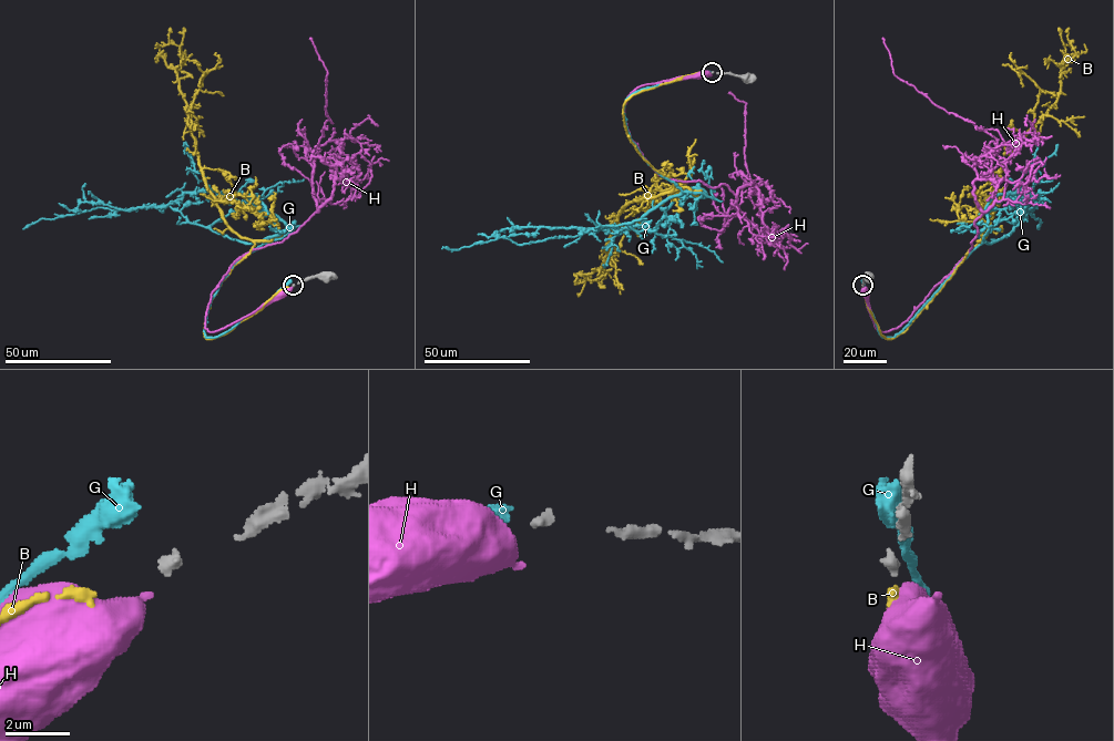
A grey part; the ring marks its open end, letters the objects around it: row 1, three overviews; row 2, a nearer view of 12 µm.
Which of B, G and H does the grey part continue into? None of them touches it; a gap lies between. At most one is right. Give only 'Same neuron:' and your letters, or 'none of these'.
Same neuron: B

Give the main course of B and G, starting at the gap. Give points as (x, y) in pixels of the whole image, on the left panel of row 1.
B: (288, 287), (204, 336), (213, 296), (254, 243), (207, 187), (181, 49), (155, 45)
G: (290, 282), (206, 337), (207, 310), (221, 281), (261, 242), (230, 238), (162, 205), (99, 207), (22, 228)

